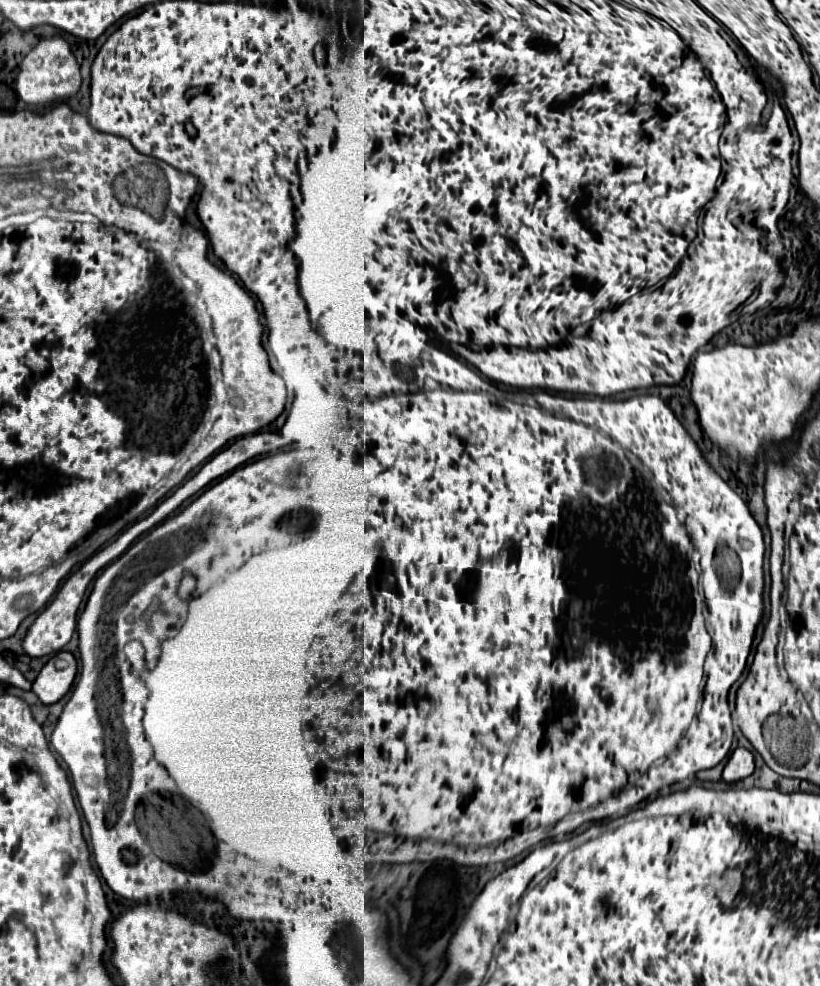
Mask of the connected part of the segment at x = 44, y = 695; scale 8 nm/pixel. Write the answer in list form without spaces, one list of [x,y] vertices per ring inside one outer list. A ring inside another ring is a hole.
[[[60,651],[38,673],[32,691],[40,697],[44,705],[52,705],[68,693],[74,677],[76,677],[74,655],[68,651]]]

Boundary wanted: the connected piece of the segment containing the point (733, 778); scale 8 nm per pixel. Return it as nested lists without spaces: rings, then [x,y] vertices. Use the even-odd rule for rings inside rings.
[[[738,747],[728,759],[728,763],[724,767],[724,773],[722,773],[722,779],[726,783],[736,783],[736,781],[746,779],[752,773],[754,773],[754,757],[752,757],[752,753],[748,749],[744,749],[744,747]]]

